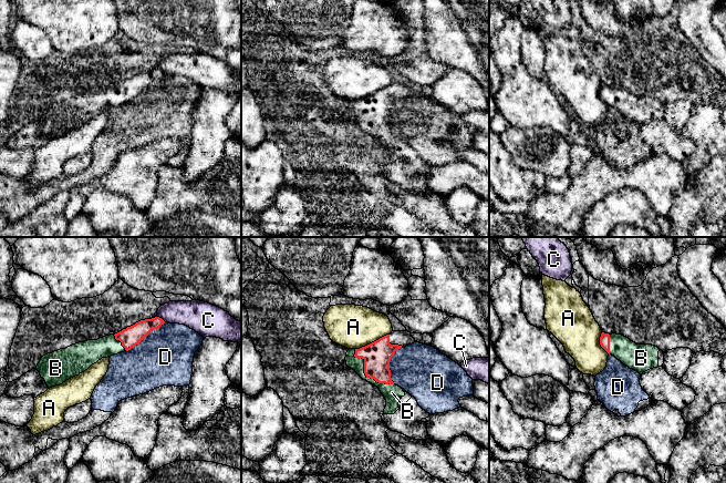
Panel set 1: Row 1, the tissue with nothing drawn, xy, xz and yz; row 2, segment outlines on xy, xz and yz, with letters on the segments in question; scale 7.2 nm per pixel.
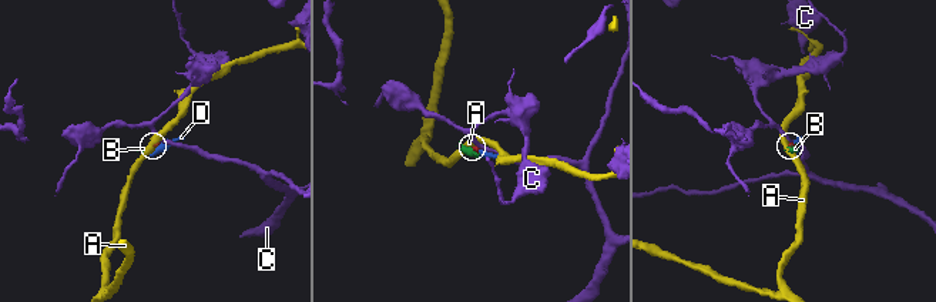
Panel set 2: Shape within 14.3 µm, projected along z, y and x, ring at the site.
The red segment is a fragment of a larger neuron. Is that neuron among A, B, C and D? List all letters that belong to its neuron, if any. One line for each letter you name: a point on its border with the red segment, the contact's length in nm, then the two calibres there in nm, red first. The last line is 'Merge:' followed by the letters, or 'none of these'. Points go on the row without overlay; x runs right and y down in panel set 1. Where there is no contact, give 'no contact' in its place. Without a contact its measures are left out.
B: contact xz (364, 124); length 380 nm; calibres 200 and 130 nm
Merge: B

